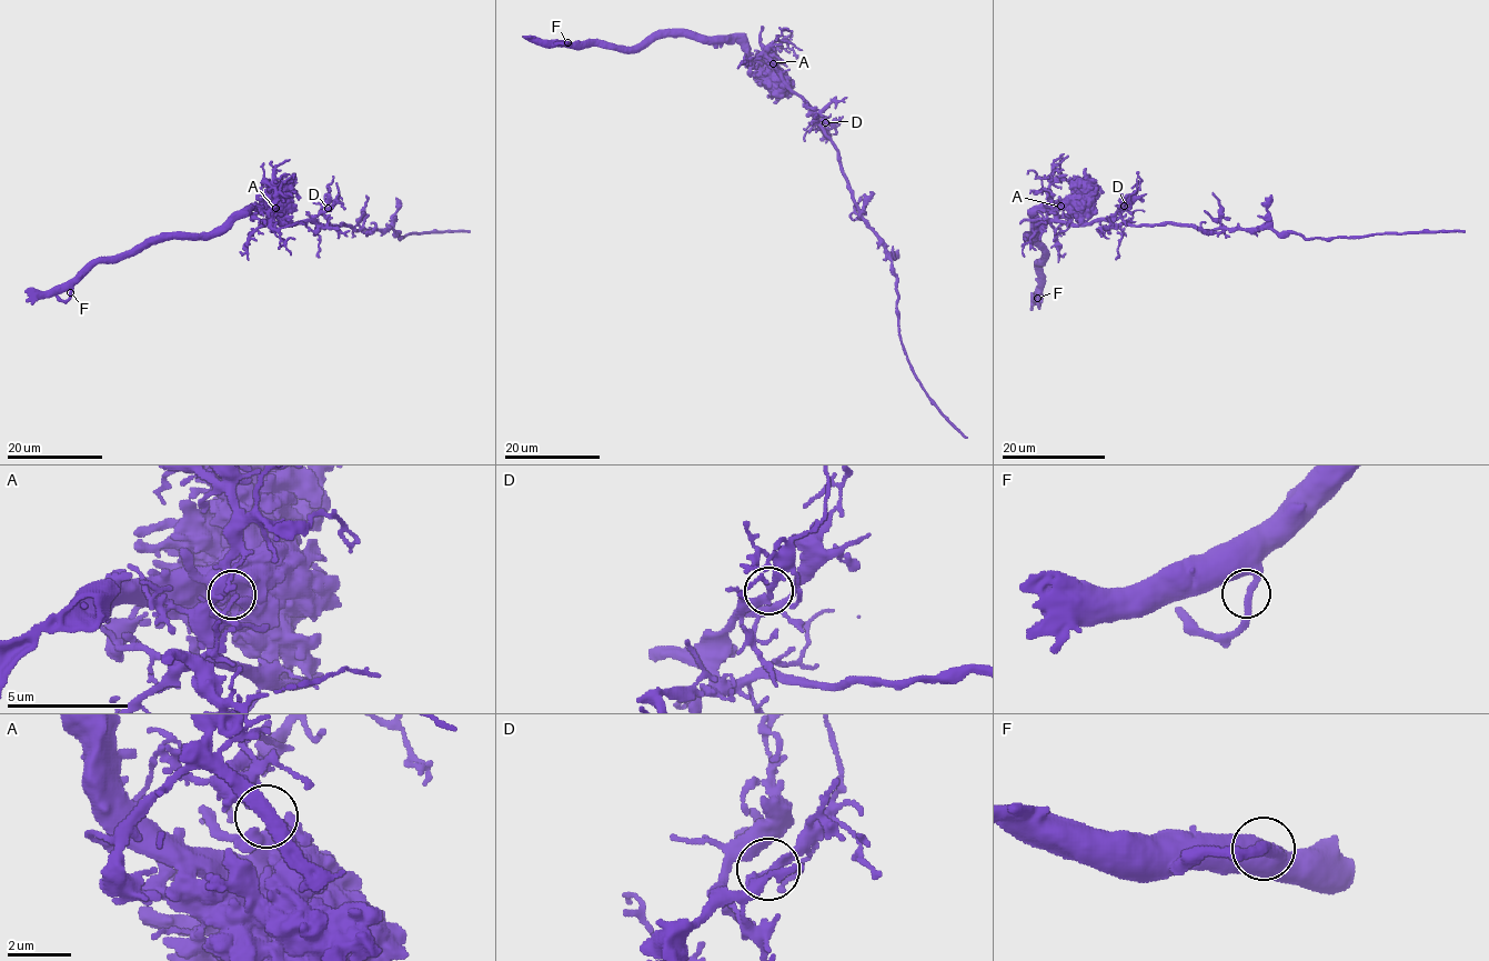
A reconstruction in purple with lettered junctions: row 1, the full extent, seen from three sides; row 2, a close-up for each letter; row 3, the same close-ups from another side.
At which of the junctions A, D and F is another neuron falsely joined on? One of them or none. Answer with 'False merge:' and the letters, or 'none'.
False merge: A

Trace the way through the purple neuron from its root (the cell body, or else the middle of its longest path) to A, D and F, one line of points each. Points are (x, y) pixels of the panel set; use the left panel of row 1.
A: (321, 224), (311, 221), (291, 224), (275, 208)
D: (321, 224), (314, 218), (328, 208)
F: (321, 224), (289, 224), (258, 209), (244, 210), (210, 232), (153, 237), (131, 250), (101, 258), (70, 292)

